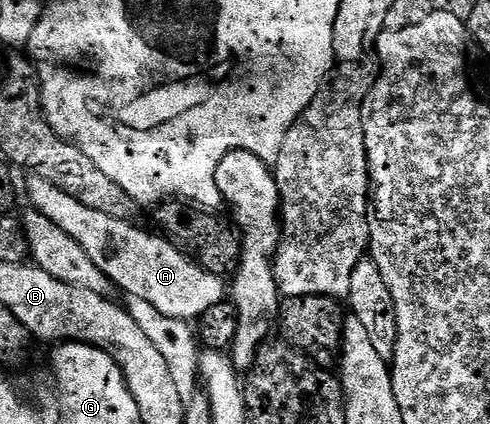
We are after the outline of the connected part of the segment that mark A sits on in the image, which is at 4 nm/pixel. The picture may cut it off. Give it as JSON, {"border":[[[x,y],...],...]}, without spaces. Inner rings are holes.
{"border":[[[29,178],[28,199],[35,210],[41,211],[58,229],[63,229],[90,253],[90,257],[109,279],[111,284],[121,287],[132,299],[150,301],[158,313],[171,319],[196,321],[210,305],[225,302],[226,283],[221,276],[211,275],[187,255],[183,255],[163,235],[139,231],[135,222],[90,209],[82,201],[74,201],[70,193],[58,189],[48,179]]]}

